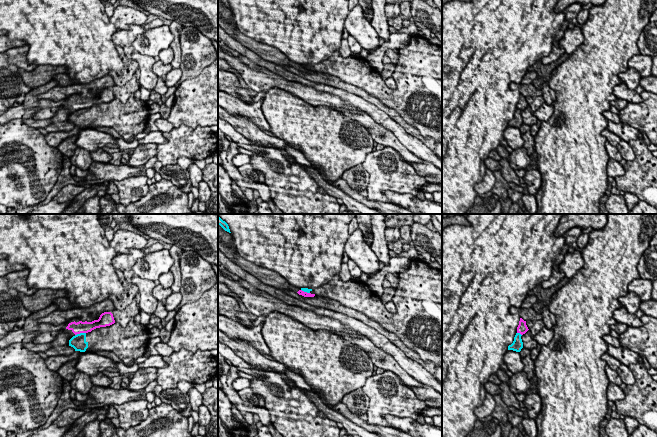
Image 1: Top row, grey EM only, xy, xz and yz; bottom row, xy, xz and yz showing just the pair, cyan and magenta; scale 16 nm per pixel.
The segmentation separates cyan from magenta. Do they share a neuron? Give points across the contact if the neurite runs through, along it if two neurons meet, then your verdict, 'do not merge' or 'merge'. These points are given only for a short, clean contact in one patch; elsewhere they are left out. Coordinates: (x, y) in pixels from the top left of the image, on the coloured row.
border along xy (85, 332), (75, 335); do not merge

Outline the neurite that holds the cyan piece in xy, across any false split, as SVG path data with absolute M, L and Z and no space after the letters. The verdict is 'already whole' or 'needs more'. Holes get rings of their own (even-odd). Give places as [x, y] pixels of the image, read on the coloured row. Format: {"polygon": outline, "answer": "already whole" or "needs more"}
{"polygon": "M133 320L125 328L115 322L110 326L73 336L69 340L69 346L80 352L110 351L126 366L131 366L134 360L144 356L148 348L148 331L147 326L135 324Z", "answer": "needs more"}

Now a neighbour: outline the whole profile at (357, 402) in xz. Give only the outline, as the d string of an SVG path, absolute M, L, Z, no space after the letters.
M359 388L346 394L341 403L345 404L351 413L361 416L368 410L369 398L364 394L362 388Z

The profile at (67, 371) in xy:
M76 359L66 362L57 370L57 373L63 378L63 380L68 382L73 380L75 374L78 372L76 369L76 363Z

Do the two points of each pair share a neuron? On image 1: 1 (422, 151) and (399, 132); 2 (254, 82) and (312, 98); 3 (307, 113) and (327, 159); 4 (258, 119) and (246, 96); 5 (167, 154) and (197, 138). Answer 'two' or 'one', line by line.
1: one
2: one
3: one
4: two
5: one

